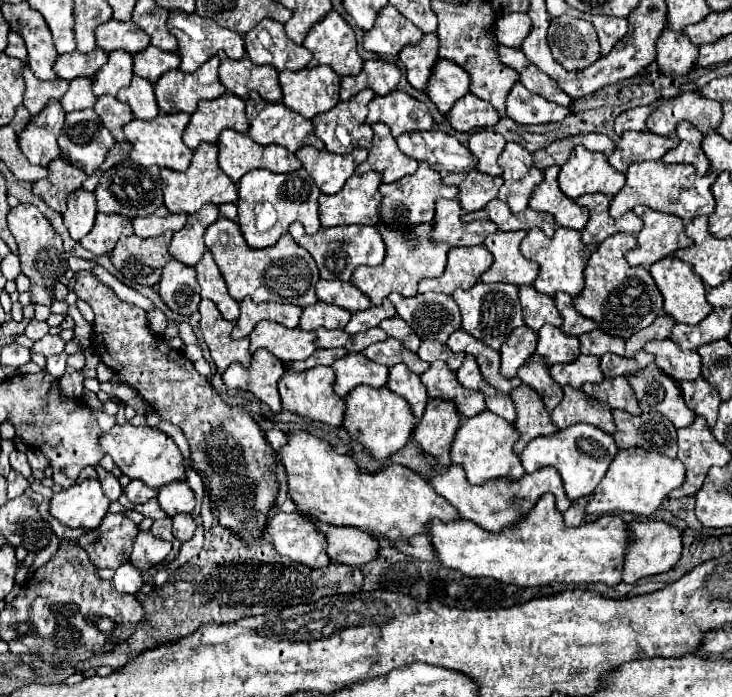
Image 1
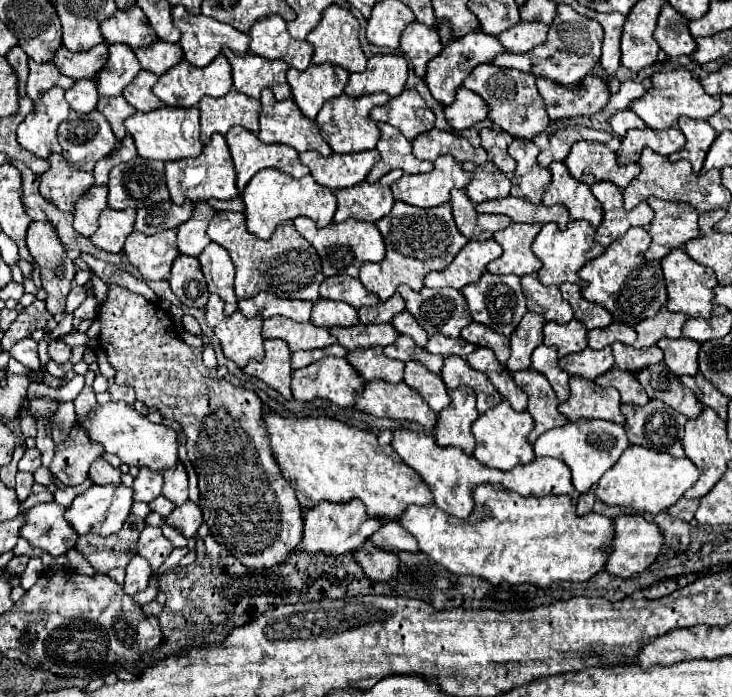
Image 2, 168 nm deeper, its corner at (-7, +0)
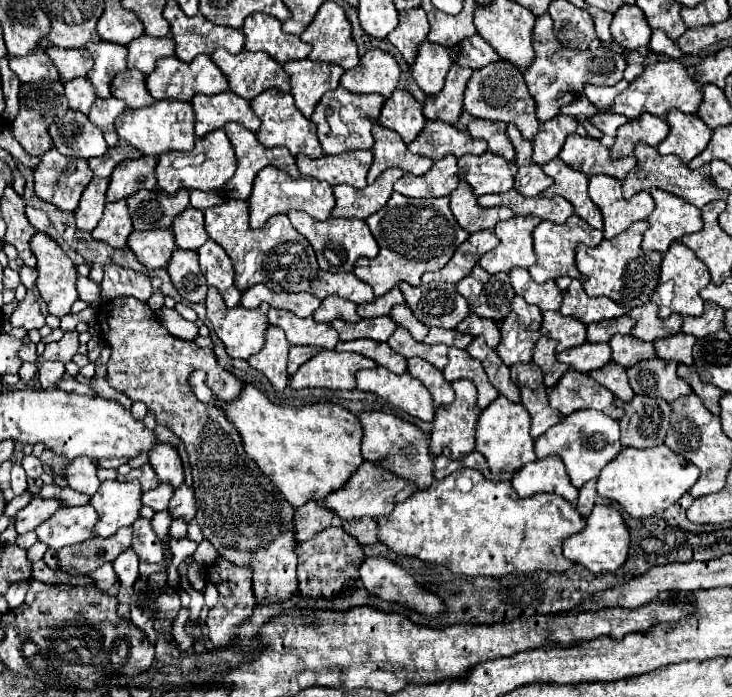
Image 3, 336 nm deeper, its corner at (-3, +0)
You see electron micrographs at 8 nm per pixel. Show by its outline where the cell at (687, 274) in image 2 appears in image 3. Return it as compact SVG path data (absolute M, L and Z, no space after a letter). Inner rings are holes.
M673 241L671 247L667 249L667 253L663 255L663 263L661 263L661 277L659 277L659 285L651 297L651 301L655 305L659 305L659 317L667 319L671 313L679 313L683 317L687 315L701 315L705 311L705 301L699 297L699 291L703 287L707 287L711 283L709 271L703 265L703 261L699 261L691 249L687 249L681 241Z

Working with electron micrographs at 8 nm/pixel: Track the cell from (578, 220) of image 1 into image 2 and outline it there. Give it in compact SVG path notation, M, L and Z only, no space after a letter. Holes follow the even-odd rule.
M561 161L551 163L549 171L553 175L553 181L543 195L543 205L563 203L563 205L567 205L571 219L585 219L593 227L599 227L601 219L603 219L603 209L601 209L599 201L593 197L589 185L575 181L571 177L571 173L567 171L565 163L561 163Z

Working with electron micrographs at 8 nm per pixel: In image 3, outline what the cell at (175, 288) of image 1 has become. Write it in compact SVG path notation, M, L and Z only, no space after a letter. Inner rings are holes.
M175 249L173 257L167 265L167 271L173 281L173 287L179 291L179 295L185 301L193 301L193 303L205 301L207 285L205 285L203 273L199 269L197 251Z

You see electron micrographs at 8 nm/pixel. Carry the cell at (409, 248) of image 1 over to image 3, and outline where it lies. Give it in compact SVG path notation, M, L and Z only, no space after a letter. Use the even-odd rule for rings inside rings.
M393 193L381 211L367 217L367 225L379 243L379 255L375 259L359 259L353 273L361 281L367 281L377 297L385 295L401 281L413 287L421 285L421 275L445 267L455 249L469 237L455 221L449 209L449 197L407 199L401 193Z

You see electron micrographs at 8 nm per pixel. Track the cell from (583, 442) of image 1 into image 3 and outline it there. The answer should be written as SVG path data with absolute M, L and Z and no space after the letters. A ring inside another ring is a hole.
M575 411L567 415L561 423L547 429L537 441L535 441L535 453L539 459L557 455L563 459L569 479L573 487L581 489L589 479L597 479L601 469L617 457L621 451L619 443L619 423L601 411Z

